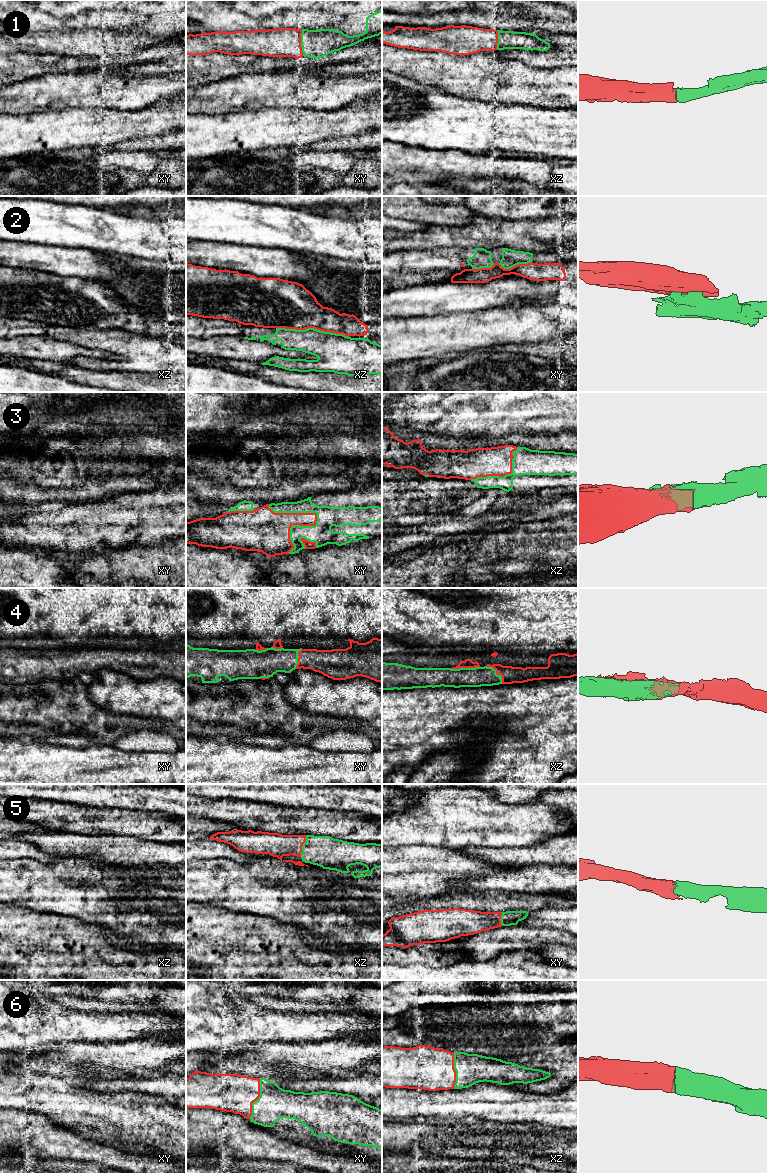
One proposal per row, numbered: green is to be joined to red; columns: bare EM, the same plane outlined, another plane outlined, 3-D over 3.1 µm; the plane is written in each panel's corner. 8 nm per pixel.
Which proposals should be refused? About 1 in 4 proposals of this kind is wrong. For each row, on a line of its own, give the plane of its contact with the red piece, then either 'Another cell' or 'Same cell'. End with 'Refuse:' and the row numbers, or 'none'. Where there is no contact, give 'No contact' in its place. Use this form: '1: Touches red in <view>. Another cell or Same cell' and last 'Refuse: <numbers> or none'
1: Touches red in xy. Same cell
2: Touches red in xz. Another cell
3: Touches red in xy. Same cell
4: Touches red in xz. Same cell
5: Touches red in xz. Same cell
6: Touches red in xy. Same cell
Refuse: 2

